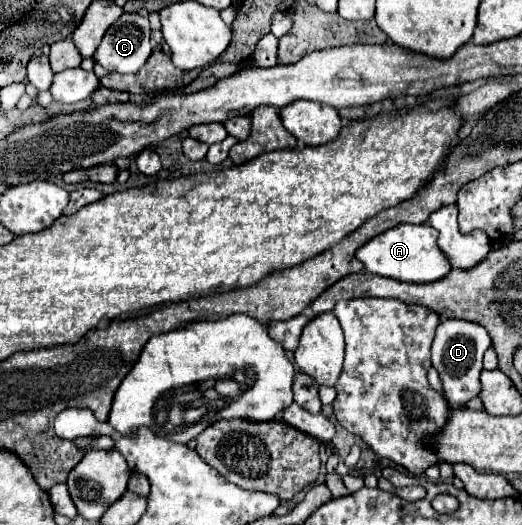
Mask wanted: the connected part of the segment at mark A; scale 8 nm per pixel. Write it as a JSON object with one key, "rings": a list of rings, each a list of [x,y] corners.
{"rings":[[[425,222],[419,226],[413,224],[399,224],[375,238],[371,238],[365,246],[361,246],[355,254],[363,264],[365,270],[371,274],[379,274],[385,278],[411,282],[411,284],[429,284],[445,278],[451,270],[449,260],[437,246],[437,230]]]}

